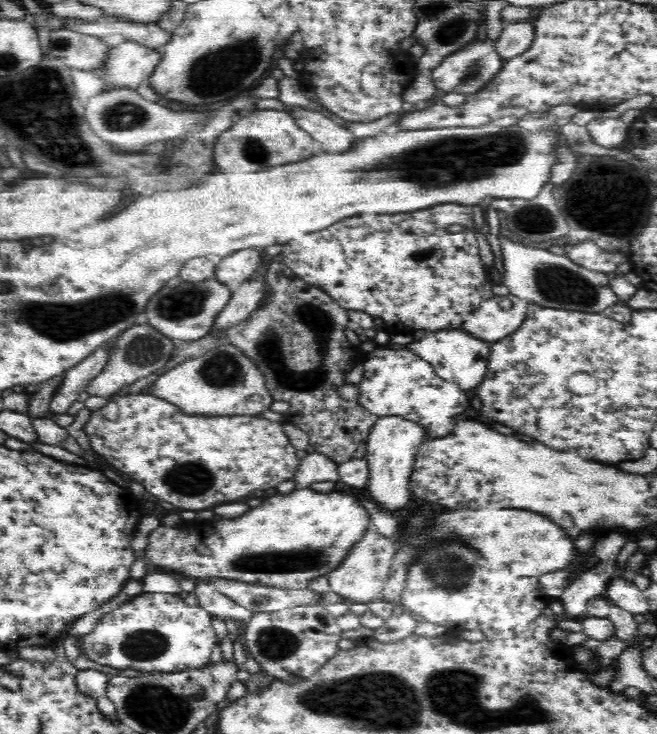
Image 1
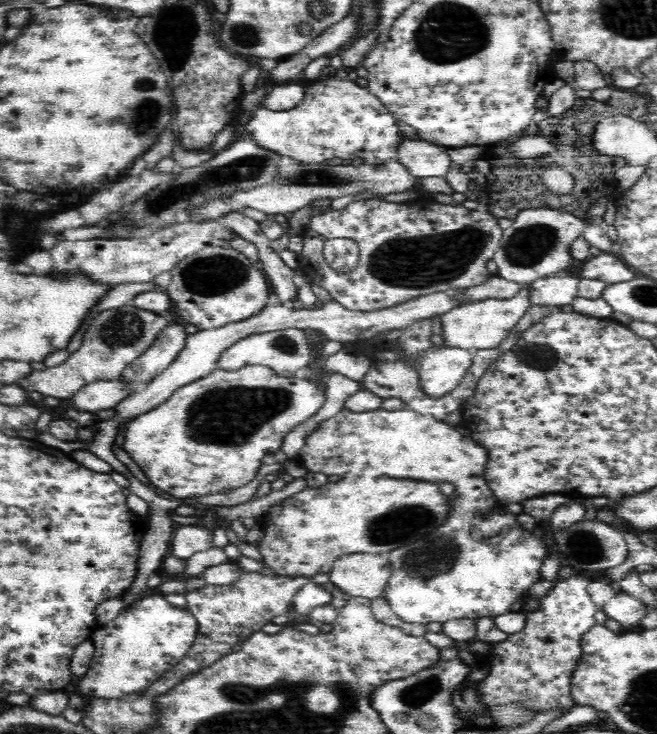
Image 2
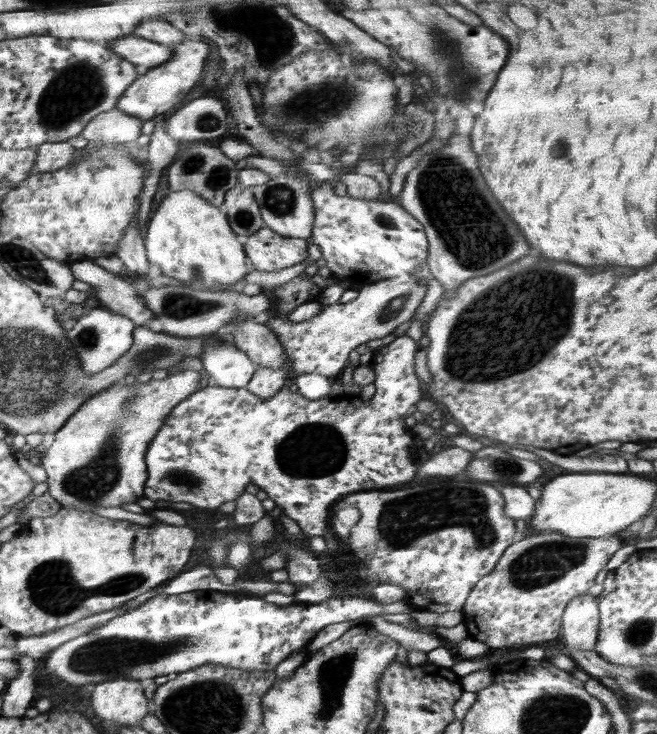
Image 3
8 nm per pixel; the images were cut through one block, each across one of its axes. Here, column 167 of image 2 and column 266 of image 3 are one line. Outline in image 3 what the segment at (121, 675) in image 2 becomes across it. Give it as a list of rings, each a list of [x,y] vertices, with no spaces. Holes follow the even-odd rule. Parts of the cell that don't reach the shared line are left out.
[[[195,590],[178,595],[158,594],[138,608],[108,620],[94,627],[89,633],[65,642],[50,652],[39,664],[46,664],[46,670],[60,676],[62,680],[82,686],[82,684],[100,684],[116,678],[144,680],[170,673],[181,673],[186,670],[218,664],[242,671],[274,671],[280,662],[284,662],[292,652],[307,648],[312,638],[329,624],[355,619],[378,616],[381,614],[410,614],[417,609],[406,600],[393,604],[382,604],[365,596],[330,598],[319,604],[292,604],[277,606],[265,602],[259,594],[226,594],[217,590]]]

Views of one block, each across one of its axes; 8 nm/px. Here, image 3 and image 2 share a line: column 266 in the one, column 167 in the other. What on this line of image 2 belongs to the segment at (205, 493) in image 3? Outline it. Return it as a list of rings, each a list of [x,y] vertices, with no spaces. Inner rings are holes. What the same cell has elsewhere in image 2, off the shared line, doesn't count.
[[[246,365],[238,370],[224,370],[216,369],[210,372],[208,376],[199,378],[194,382],[189,382],[187,385],[181,386],[176,392],[170,395],[163,403],[160,403],[156,408],[139,414],[136,418],[126,422],[125,441],[123,443],[123,449],[128,453],[128,456],[142,469],[144,476],[148,478],[150,486],[156,487],[170,496],[177,499],[189,499],[193,501],[195,498],[201,496],[208,496],[210,494],[223,494],[230,493],[232,490],[238,489],[252,480],[262,466],[262,463],[270,458],[270,453],[275,452],[278,454],[278,450],[281,447],[283,438],[287,432],[290,432],[292,428],[300,423],[303,423],[314,416],[322,404],[326,400],[325,392],[318,388],[318,385],[312,383],[307,379],[300,379],[296,377],[282,377],[276,374],[274,369],[264,365]]]

